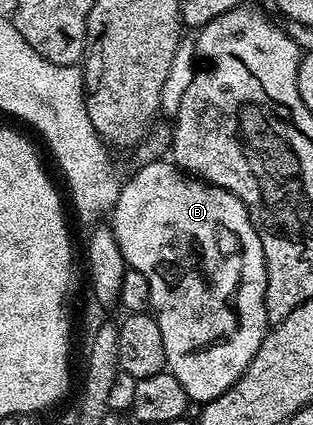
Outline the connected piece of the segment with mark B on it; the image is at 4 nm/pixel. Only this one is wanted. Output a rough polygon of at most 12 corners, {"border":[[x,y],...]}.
{"border":[[163,159],[121,183],[125,265],[172,288],[189,401],[270,331],[242,201]]}

